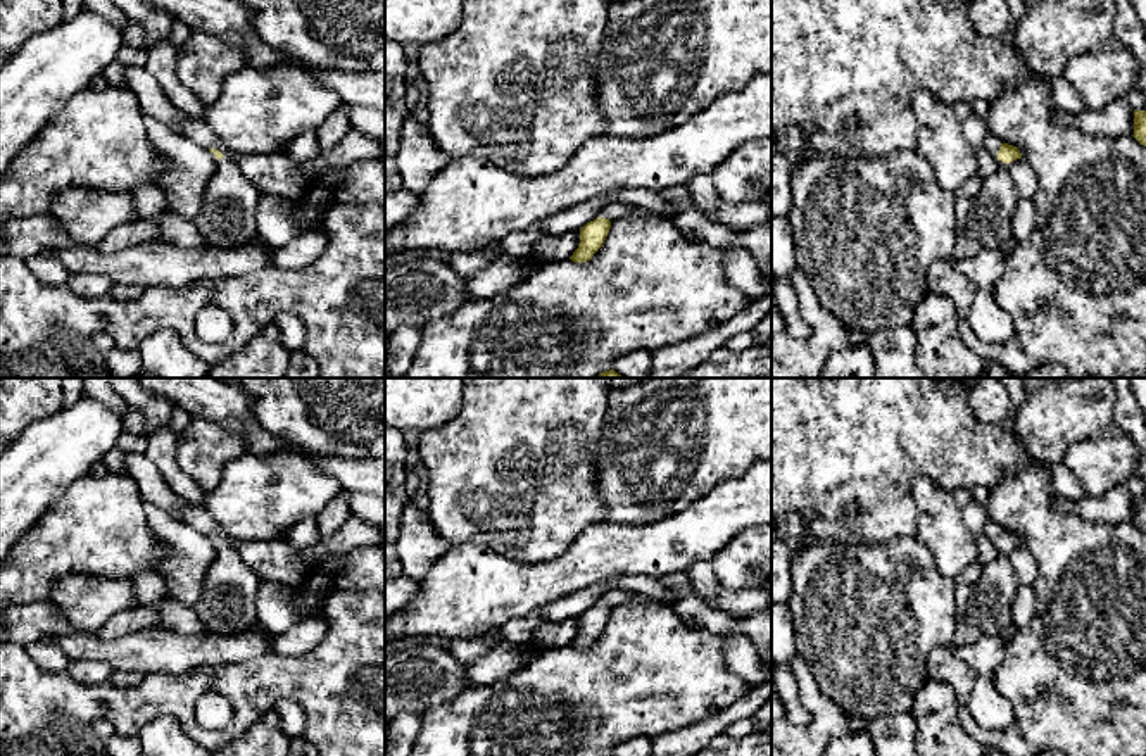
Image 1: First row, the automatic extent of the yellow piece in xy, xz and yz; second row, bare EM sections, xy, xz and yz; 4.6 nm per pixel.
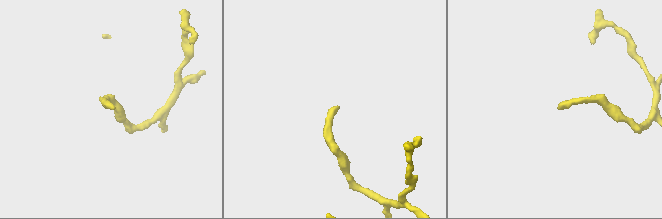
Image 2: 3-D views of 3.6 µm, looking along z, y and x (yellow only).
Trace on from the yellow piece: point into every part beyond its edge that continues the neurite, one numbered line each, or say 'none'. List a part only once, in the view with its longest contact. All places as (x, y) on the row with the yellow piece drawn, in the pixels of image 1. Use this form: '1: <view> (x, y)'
1: yz (984, 221)

